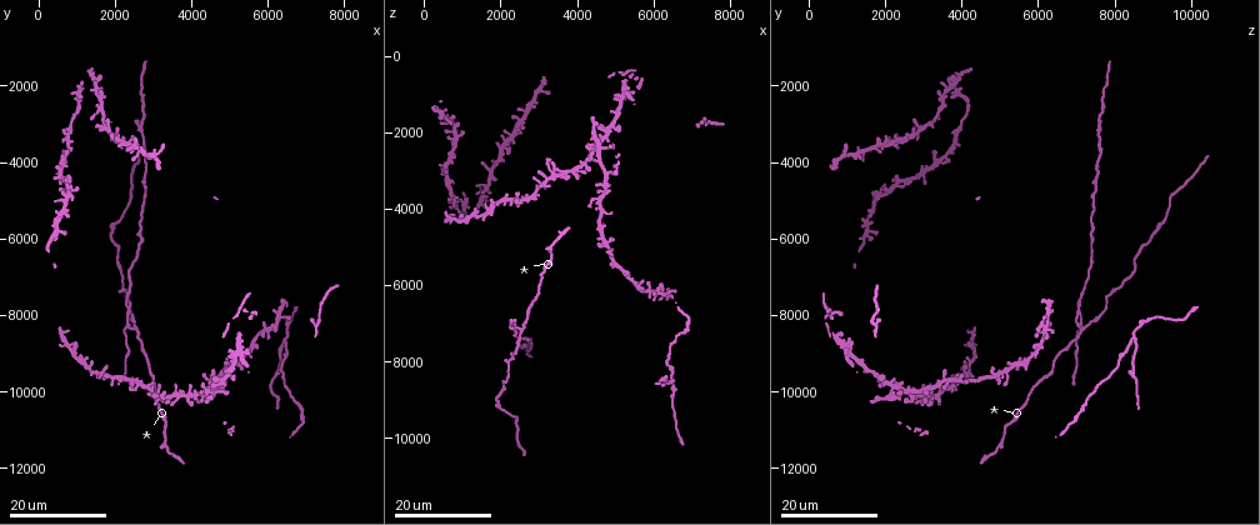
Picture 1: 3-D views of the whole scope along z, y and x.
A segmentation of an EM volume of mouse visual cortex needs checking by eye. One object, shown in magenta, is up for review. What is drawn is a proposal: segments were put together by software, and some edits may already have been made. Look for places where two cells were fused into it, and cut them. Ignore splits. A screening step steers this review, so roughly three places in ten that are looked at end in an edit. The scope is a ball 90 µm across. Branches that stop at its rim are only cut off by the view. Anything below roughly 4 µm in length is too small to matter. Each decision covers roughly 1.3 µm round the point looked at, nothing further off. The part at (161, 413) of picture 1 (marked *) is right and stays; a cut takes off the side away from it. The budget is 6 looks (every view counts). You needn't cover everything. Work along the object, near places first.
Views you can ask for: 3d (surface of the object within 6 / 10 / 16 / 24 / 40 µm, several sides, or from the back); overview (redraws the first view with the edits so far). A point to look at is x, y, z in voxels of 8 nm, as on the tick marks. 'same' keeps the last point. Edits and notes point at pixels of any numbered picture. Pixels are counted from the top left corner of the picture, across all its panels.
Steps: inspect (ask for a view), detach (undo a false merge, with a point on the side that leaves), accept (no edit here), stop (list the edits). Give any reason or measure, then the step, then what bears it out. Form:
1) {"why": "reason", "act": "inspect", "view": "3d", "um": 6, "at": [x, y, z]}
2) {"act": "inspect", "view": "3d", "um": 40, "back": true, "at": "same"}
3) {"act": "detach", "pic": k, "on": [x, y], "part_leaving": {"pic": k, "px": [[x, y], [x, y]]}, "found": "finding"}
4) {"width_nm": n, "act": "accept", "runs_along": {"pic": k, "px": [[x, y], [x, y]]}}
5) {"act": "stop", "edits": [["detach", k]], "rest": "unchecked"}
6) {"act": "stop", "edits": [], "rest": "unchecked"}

{"why": "three arms meet", "act": "inspect", "view": "3d", "um": 24, "at": [550, 8450, 4200]}

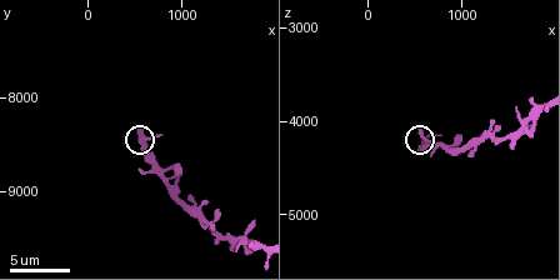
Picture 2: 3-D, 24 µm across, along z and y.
{"act": "inspect", "view": "3d", "um": 6, "at": "same"}

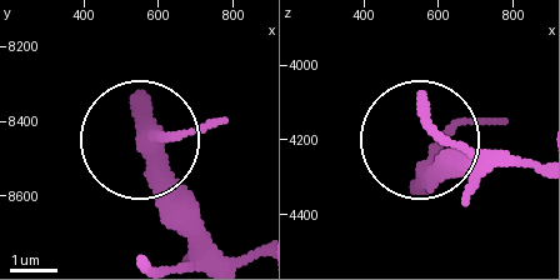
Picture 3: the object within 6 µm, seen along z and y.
{"act": "accept", "runs_along": {"pic": 3, "px": [[218, 249], [150, 145]]}, "found": "continuous, no second cell"}

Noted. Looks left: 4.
{"why": "arms part here", "act": "inspect", "view": "3d", "um": 16, "at": [4550, 9950, 2700]}

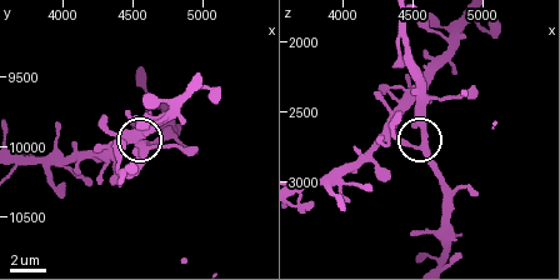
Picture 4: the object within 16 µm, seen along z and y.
{"why": "zoom in", "act": "inspect", "view": "3d", "um": 6, "at": "same"}

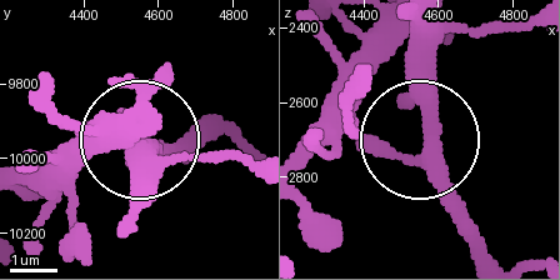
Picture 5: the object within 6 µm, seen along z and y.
{"act": "accept", "runs_along": {"pic": 5, "px": [[470, 254], [426, 123], [426, 63], [446, 30]]}, "found": "one cell here"}

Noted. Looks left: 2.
{"why": "three arms meet", "act": "inspect", "view": "3d", "um": 16, "at": [6500, 8600, 8450]}

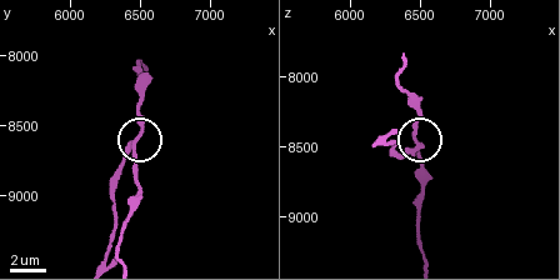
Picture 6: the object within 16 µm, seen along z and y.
{"act": "inspect", "view": "3d", "um": 6, "at": [6500, 8580, 8500]}

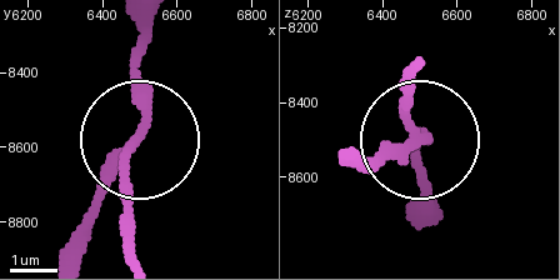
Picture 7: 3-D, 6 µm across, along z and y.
{"arms": 3, "act": "detach", "pic": 7, "on": [96, 196], "found": "a second cell is stuck on"}

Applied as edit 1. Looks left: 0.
{"act": "stop", "edits": [["detach", 7]], "rest": "unchecked"}

